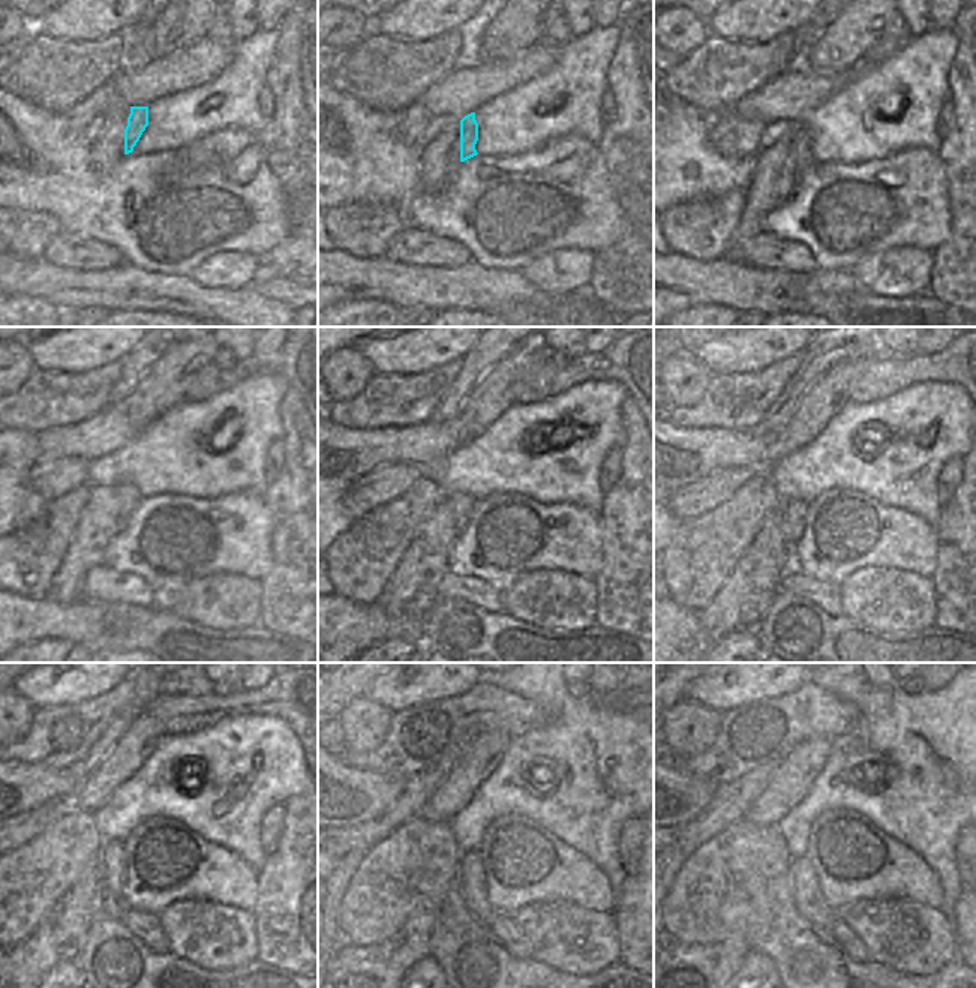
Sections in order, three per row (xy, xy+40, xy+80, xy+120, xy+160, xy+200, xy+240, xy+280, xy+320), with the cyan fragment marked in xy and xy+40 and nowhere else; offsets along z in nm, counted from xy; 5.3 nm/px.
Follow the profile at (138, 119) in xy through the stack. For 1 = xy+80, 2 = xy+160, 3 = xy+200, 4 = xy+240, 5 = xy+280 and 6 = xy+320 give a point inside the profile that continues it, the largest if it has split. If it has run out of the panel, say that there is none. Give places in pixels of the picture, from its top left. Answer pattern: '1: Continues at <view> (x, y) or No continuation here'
1: Continues at xy+80 (802, 158)
2: Continues at xy+160 (461, 504)
3: Continues at xy+200 (792, 511)
4: Continues at xy+240 (114, 858)
5: Continues at xy+280 (473, 889)
6: Continues at xy+320 (807, 895)

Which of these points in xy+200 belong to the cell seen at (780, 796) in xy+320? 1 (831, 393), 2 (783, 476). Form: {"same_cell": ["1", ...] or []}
{"same_cell": ["1"]}

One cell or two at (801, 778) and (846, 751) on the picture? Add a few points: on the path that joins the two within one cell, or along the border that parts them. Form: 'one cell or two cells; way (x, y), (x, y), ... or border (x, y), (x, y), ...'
two cells; border (832, 739), (832, 748), (825, 765), (807, 793)

